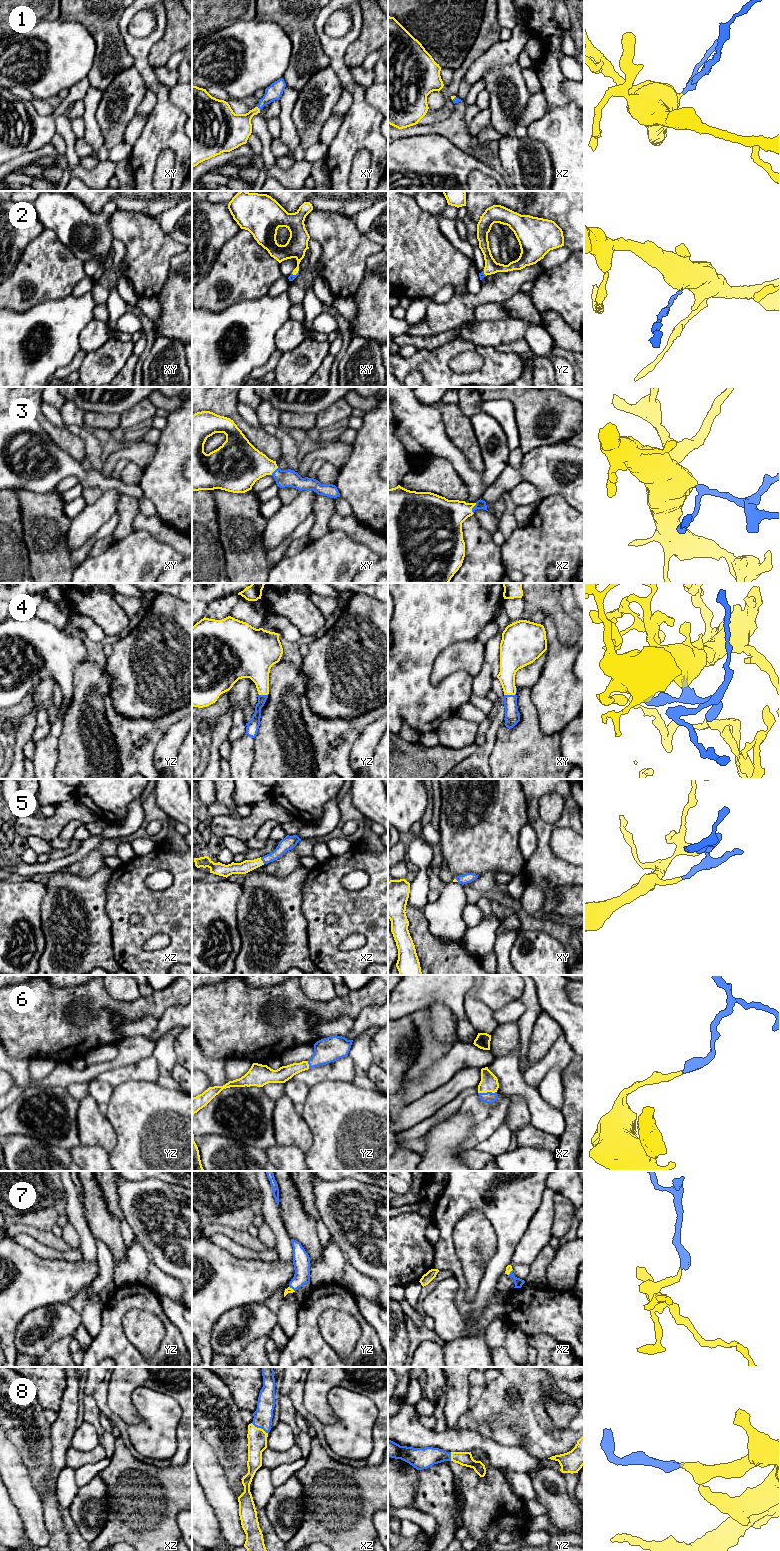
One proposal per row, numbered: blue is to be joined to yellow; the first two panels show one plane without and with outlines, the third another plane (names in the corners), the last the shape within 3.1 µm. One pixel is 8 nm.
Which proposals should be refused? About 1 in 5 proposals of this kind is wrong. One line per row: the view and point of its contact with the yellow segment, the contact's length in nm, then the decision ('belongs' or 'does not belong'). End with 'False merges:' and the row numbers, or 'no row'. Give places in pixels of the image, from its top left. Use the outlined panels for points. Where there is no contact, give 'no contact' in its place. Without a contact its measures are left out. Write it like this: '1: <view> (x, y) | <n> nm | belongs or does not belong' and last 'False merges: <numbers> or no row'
1: xy (258, 108) | 40 nm | belongs
2: xy (295, 274) | 70 nm | belongs
3: xz (472, 507) | 90 nm | belongs
4: xy (509, 694) | 100 nm | belongs
5: xz (261, 860) | 70 nm | belongs
6: xz (487, 1091) | 150 nm | belongs
7: yz (292, 1289) | 60 nm | belongs
8: xz (259, 1428) | 160 nm | belongs
False merges: no row

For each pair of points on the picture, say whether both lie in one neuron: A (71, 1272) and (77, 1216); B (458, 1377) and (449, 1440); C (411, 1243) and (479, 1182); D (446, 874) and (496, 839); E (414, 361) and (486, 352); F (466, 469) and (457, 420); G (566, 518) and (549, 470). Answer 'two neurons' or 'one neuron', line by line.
A: two neurons
B: two neurons
C: two neurons
D: two neurons
E: one neuron
F: two neurons
G: two neurons

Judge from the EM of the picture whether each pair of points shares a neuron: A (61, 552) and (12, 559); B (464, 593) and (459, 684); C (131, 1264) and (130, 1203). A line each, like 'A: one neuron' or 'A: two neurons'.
A: two neurons
B: one neuron
C: two neurons

